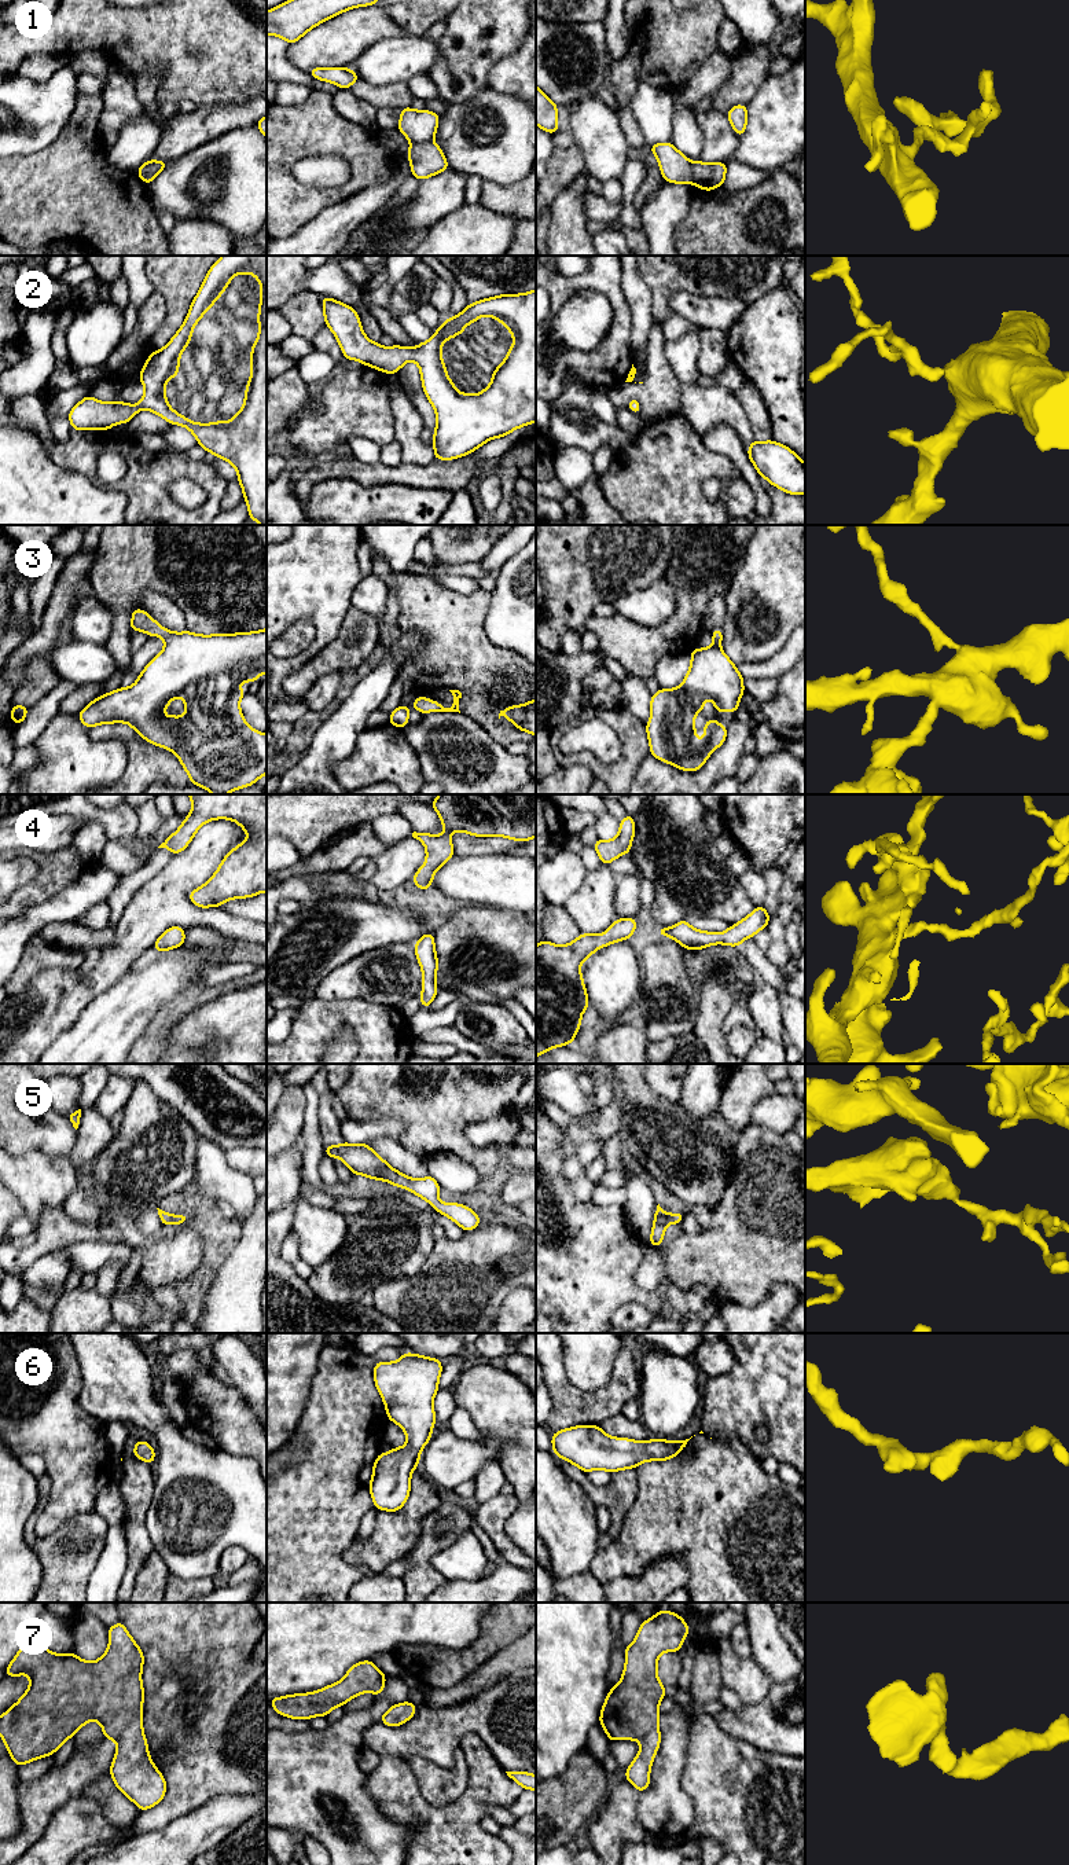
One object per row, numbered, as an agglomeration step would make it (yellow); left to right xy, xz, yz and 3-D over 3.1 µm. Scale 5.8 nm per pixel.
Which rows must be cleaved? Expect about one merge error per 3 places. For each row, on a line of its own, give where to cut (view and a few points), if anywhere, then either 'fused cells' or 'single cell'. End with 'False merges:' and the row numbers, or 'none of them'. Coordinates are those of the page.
1: cut xz (432, 140), (411, 143); fused cells
2: cut none; single cell
3: cut none; single cell
4: cut none; single cell
5: cut none; single cell
6: cut none; single cell
7: cut none; single cell
False merges: 1

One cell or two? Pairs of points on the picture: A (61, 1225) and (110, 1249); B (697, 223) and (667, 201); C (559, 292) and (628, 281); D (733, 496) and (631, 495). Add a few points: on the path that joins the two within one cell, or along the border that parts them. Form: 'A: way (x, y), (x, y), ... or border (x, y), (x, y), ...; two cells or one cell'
A: border (122, 1243), (74, 1241), (63, 1249); two cells
B: border (690, 184), (690, 212), (678, 226), (673, 241); two cells
C: border (620, 270), (621, 293), (632, 312); two cells
D: border (722, 498), (727, 510); two cells

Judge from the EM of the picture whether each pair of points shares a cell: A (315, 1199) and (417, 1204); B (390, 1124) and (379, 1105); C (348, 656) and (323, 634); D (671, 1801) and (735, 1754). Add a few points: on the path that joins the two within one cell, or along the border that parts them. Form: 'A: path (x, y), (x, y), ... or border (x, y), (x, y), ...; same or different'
A: border (307, 1184), (327, 1192), (335, 1199); different
B: border (355, 1120), (396, 1116), (406, 1129); different
C: border (346, 612), (338, 634), (307, 661); different
D: border (684, 1757), (680, 1785), (693, 1803), (693, 1821); different

